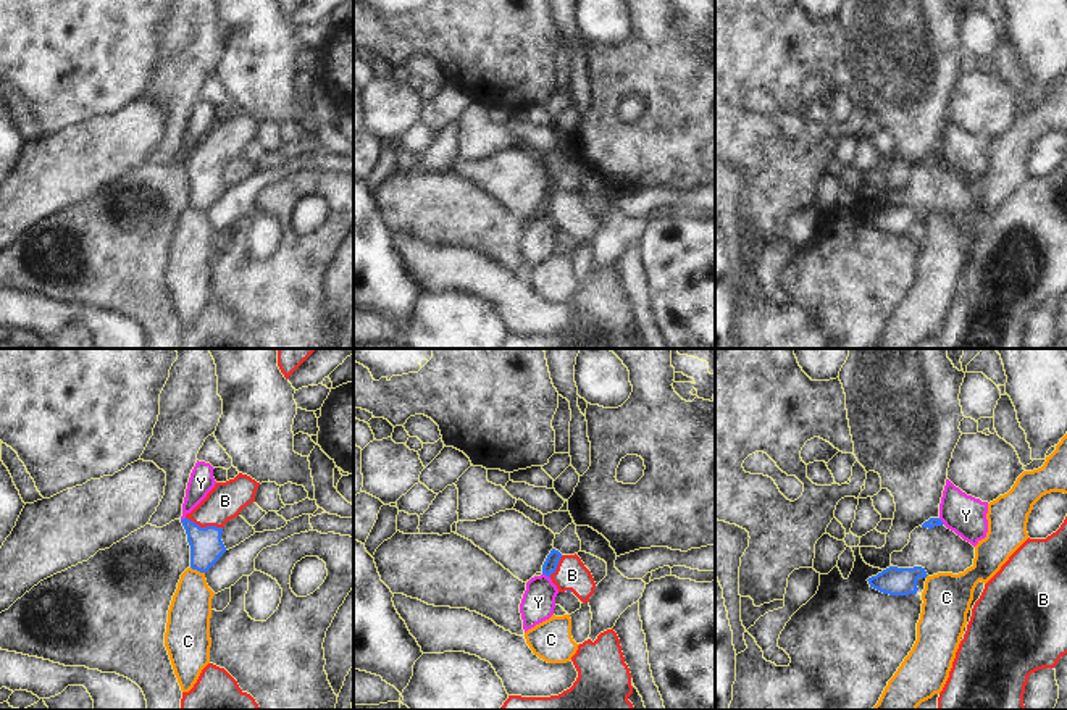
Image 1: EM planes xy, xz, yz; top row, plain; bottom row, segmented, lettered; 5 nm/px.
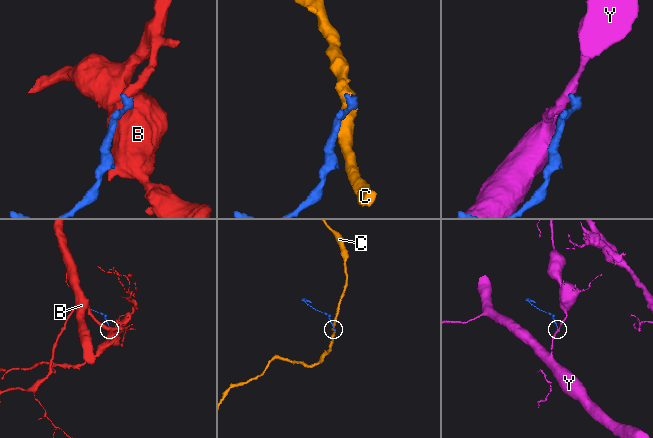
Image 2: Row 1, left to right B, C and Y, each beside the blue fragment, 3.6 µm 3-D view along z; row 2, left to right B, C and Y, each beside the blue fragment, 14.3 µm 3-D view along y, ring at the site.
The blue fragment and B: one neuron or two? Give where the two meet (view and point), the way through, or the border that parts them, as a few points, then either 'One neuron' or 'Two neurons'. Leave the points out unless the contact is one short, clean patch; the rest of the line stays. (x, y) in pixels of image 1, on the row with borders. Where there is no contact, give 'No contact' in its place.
Touches blue at xy (204, 528). Path across: xy (205, 544), (204, 528), (209, 517), (225, 501). One neuron.

